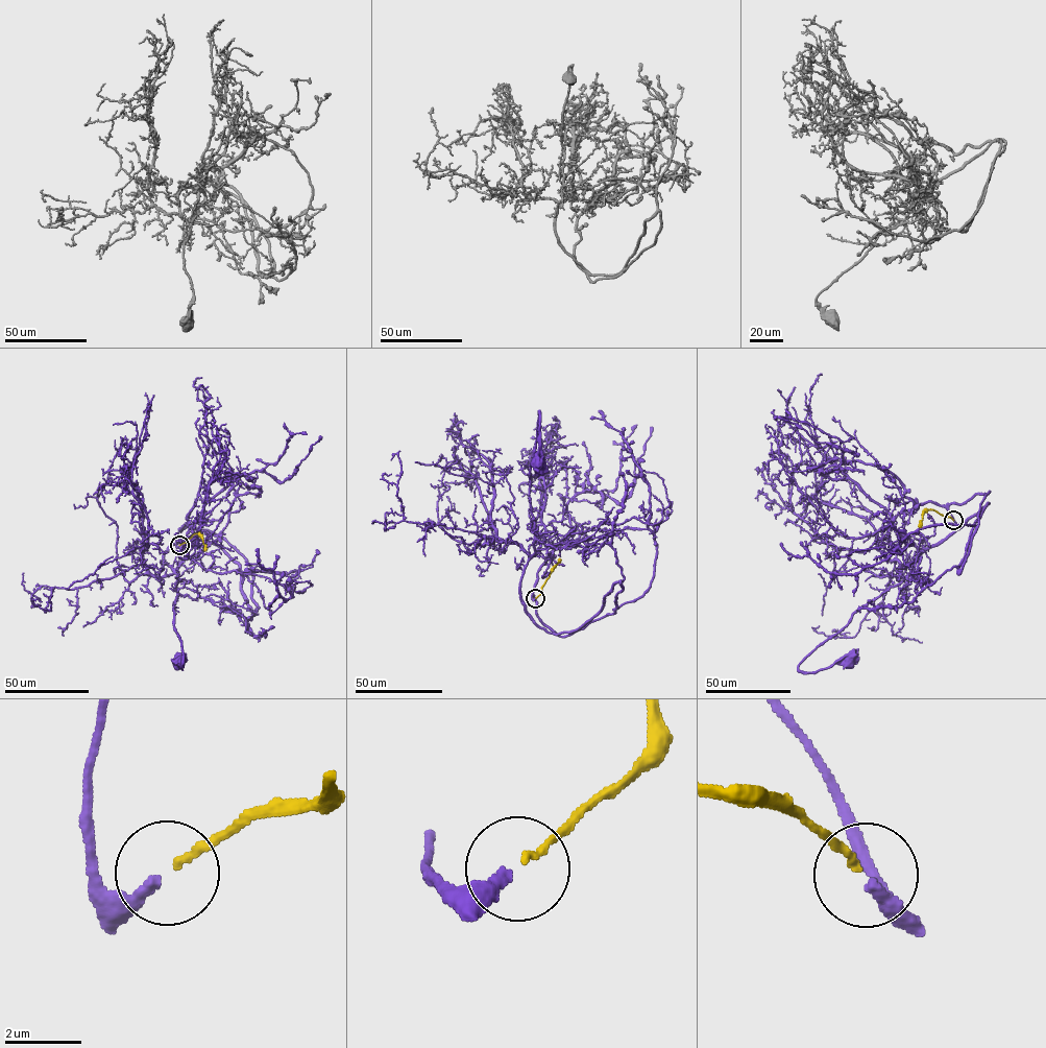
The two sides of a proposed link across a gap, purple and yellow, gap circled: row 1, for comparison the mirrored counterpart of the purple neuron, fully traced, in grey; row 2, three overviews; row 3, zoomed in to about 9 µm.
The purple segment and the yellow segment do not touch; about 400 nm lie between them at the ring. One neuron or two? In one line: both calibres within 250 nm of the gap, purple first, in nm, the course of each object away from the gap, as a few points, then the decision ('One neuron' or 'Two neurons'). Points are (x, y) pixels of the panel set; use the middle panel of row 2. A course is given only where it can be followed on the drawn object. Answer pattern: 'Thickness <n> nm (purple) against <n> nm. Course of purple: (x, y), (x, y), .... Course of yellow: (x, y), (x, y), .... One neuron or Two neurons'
Thickness 260 nm (purple) against 150 nm. Course of purple: (535, 598), (540, 567), (566, 541), (572, 544), (548, 546), (532, 555), (530, 469), (539, 411), (539, 466). Course of yellow: (535, 598), (560, 560). One neuron

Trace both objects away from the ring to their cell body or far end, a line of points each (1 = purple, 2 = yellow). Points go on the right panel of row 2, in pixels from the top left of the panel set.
1: (954, 520), (931, 502), (899, 514), (918, 553), (909, 575), (862, 604), (798, 670), (851, 660)
2: (953, 520), (928, 509), (923, 513), (920, 527)

